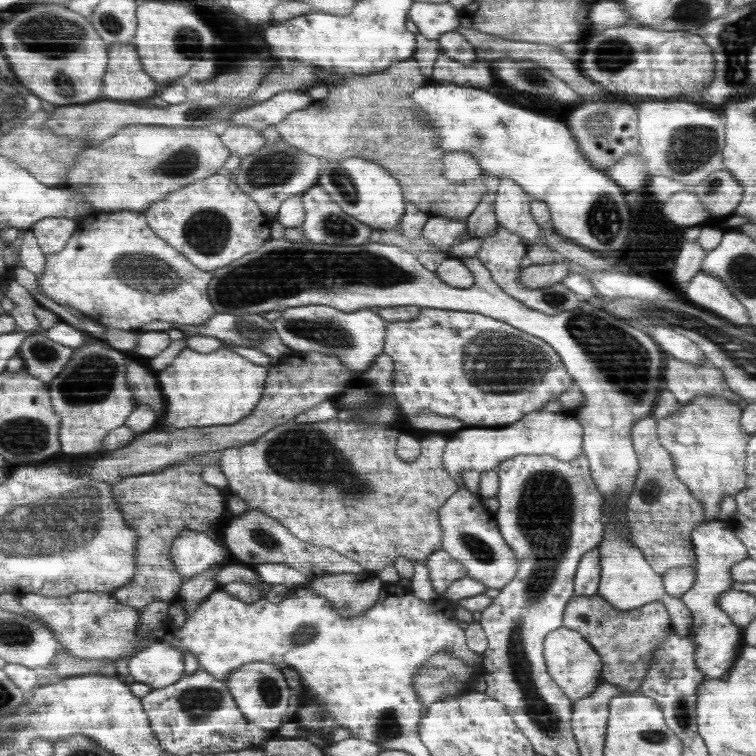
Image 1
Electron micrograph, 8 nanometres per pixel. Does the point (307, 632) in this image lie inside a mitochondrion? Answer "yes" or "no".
yes

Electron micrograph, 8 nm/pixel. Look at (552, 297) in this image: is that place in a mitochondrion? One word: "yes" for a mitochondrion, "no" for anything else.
yes

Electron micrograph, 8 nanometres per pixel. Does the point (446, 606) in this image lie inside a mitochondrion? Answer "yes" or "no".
no

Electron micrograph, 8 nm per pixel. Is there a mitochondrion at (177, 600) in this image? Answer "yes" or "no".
no

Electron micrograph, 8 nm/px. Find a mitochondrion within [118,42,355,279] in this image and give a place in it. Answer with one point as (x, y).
(280, 167)

